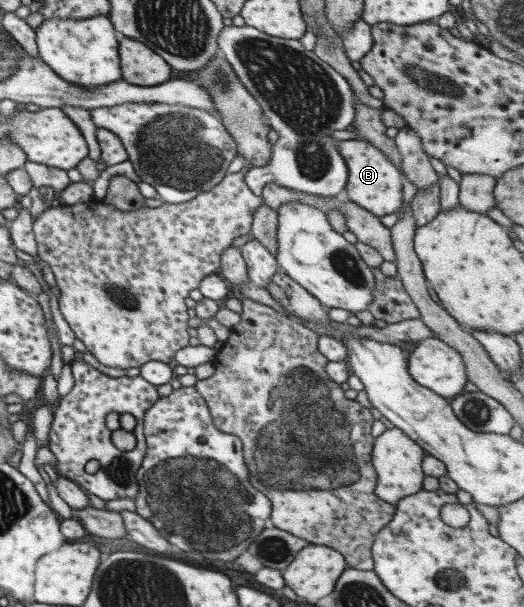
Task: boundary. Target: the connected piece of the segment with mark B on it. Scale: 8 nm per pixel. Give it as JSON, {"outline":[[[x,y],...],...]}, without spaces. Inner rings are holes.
{"outline":[[[362,139],[338,141],[336,150],[347,166],[347,181],[342,194],[344,198],[377,217],[400,210],[402,174],[383,152]]]}

